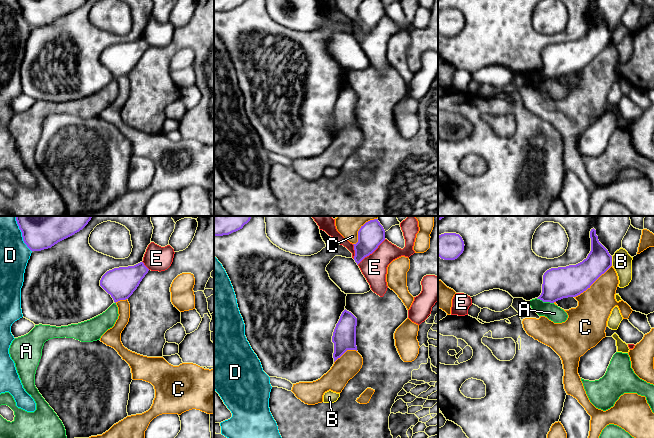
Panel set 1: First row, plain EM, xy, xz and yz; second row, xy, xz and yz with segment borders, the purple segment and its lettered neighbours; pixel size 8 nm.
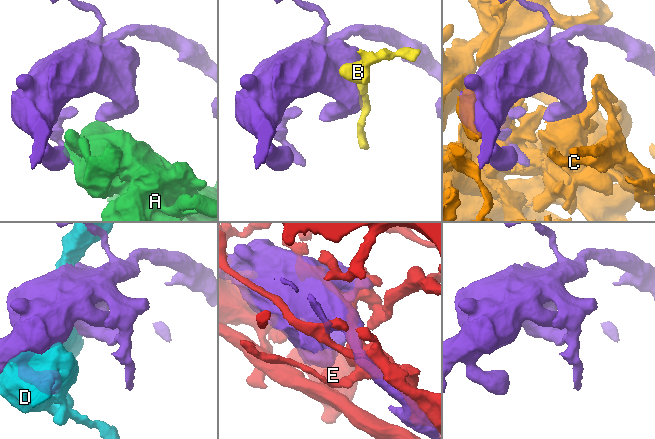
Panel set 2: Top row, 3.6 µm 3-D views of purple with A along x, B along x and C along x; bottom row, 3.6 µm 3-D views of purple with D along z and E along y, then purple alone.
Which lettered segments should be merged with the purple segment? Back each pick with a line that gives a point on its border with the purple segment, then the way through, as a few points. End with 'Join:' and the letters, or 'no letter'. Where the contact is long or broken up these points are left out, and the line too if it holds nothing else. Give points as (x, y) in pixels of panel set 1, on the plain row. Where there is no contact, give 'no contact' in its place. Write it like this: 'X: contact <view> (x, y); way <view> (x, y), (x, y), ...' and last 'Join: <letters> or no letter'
Join: no letter

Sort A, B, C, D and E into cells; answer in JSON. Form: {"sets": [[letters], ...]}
{"sets": [["A"], ["B"], ["C"], ["D"], ["E"]]}

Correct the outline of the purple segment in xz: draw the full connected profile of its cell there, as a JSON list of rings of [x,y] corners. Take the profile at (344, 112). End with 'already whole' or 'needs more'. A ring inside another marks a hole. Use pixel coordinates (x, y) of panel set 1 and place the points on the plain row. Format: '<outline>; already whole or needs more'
[[[346,85],[342,88],[333,108],[334,138],[347,126],[356,126],[356,102],[357,94]]]; already whole

